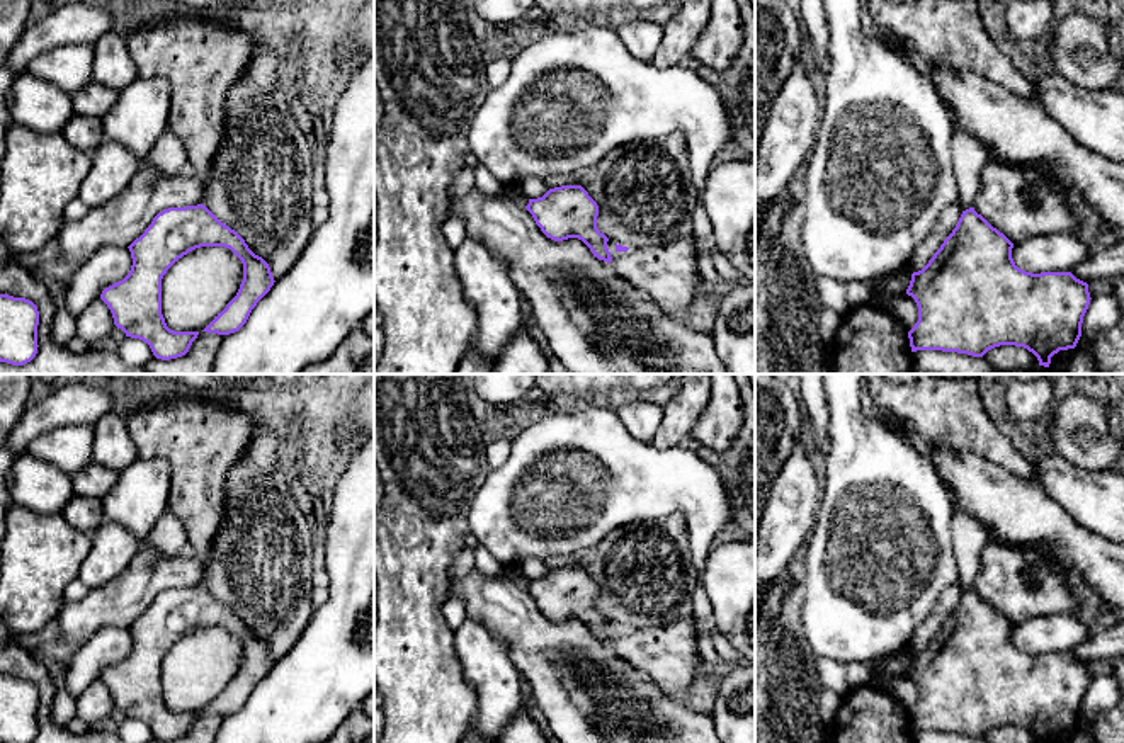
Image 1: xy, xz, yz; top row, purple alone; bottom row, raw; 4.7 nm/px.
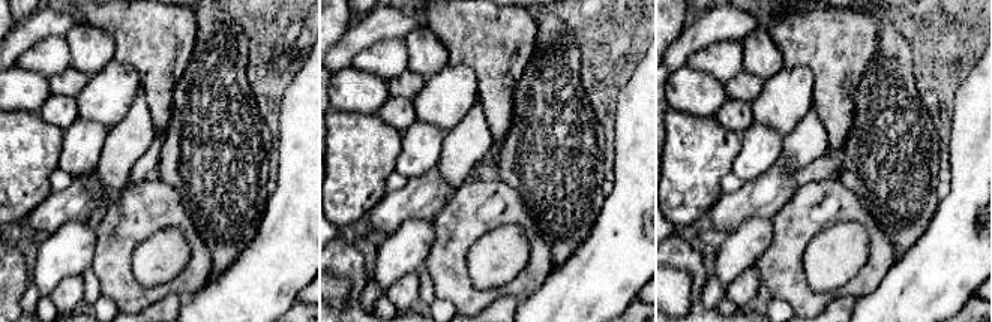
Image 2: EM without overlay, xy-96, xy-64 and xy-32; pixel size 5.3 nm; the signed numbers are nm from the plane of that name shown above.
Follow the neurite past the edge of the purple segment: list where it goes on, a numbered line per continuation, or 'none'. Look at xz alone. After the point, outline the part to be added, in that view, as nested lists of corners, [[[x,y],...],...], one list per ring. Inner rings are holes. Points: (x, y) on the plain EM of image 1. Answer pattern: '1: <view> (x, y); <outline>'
none

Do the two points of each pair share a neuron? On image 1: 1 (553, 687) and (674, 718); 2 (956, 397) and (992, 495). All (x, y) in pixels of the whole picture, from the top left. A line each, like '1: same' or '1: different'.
1: same
2: different

